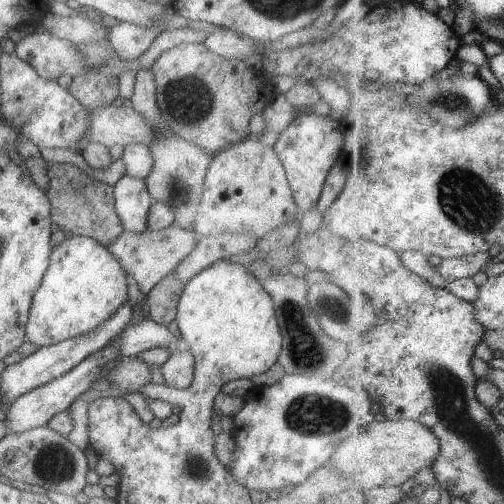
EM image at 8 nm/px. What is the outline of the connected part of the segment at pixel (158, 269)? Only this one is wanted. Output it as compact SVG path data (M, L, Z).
M171 224L167 228L153 232L143 230L139 233L124 230L115 238L115 242L111 242L106 248L113 258L117 258L123 272L135 280L141 294L146 295L159 280L174 271L177 264L195 248L199 239L193 229L182 229L178 225Z

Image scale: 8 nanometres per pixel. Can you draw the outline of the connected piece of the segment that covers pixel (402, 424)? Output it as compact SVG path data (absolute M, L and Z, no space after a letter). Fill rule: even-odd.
M378 418L365 426L361 434L352 433L351 436L347 436L343 440L343 444L333 452L331 462L333 462L333 470L341 468L341 476L347 482L353 482L353 486L357 486L361 482L363 488L372 489L375 487L400 486L403 482L407 482L411 476L415 476L419 470L432 468L435 460L439 458L439 454L441 454L441 442L426 424L421 424L421 422L413 419L392 421Z

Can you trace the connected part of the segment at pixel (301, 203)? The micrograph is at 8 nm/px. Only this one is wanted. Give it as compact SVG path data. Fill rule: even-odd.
M297 111L293 122L279 133L273 144L273 152L279 158L285 172L293 202L301 212L316 207L325 177L335 161L342 158L343 134L341 123L330 116L319 116L312 112Z

